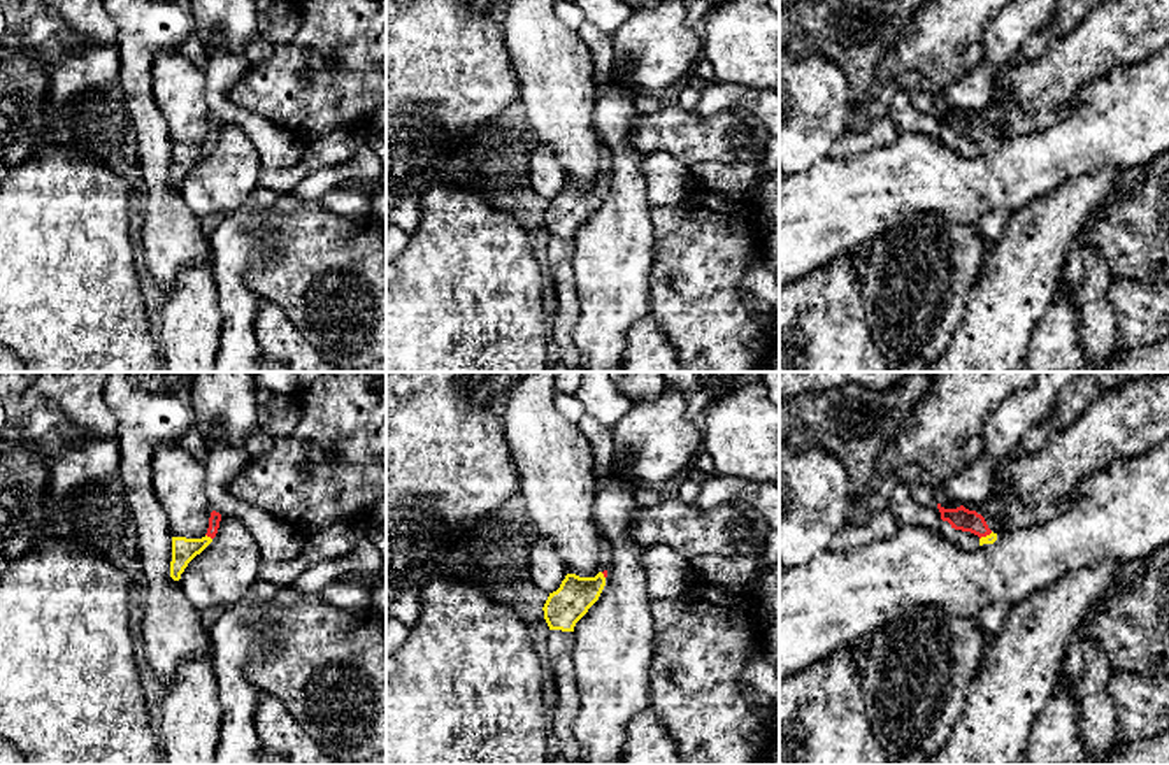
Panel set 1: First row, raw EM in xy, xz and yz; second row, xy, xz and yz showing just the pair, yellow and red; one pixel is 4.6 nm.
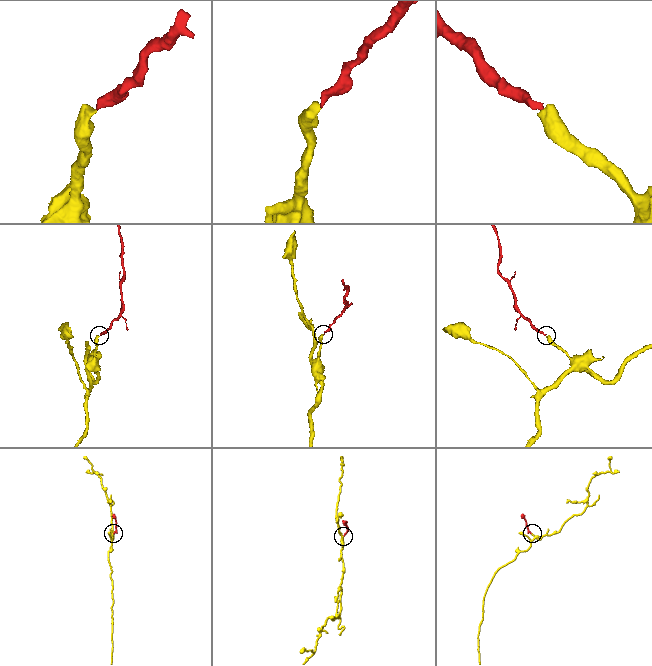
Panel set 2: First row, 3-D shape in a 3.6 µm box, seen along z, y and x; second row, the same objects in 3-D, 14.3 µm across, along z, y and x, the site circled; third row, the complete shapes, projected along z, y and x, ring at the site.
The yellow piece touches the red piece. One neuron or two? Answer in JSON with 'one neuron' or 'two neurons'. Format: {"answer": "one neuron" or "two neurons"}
{"answer": "one neuron"}

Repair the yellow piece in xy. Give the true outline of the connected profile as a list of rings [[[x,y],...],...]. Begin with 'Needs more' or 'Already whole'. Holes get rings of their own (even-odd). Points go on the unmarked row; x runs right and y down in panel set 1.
Needs more. [[[212,118],[207,140],[202,146],[172,144],[170,184],[174,188],[179,188],[188,170],[212,149],[218,140],[219,128],[221,121]]]

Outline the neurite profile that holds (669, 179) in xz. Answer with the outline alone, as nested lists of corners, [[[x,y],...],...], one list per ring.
[[[663,149],[644,153],[644,177],[651,205],[678,204],[697,188],[690,165]]]

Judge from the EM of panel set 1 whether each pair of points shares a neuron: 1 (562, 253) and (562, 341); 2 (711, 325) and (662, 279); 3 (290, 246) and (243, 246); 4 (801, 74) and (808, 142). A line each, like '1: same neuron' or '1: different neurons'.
1: same neuron
2: same neuron
3: different neurons
4: same neuron

